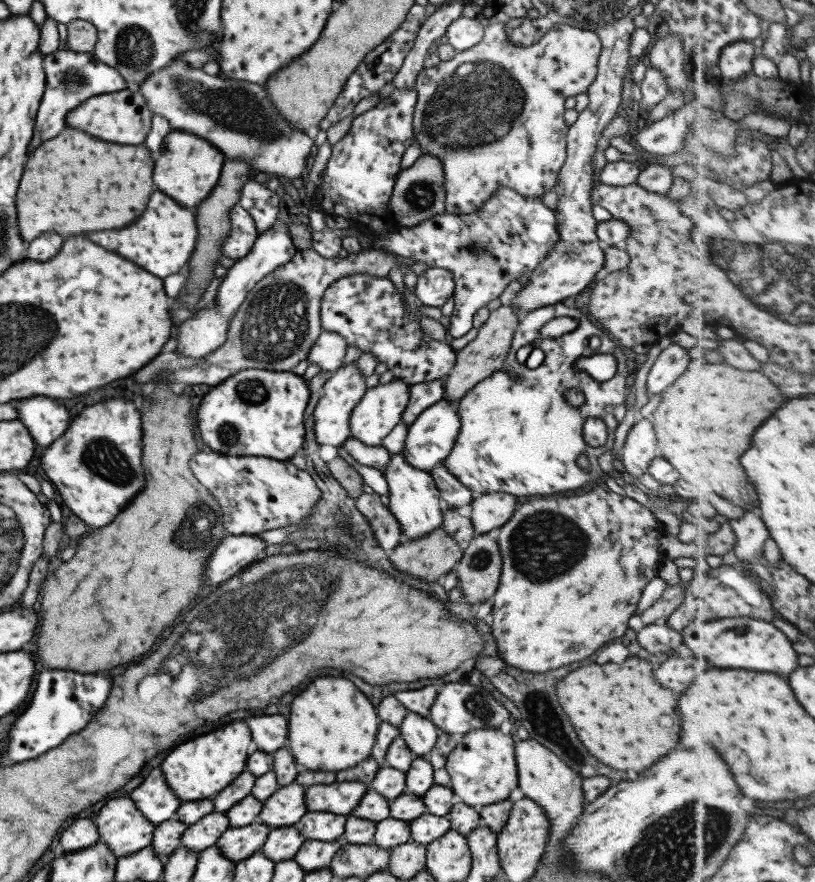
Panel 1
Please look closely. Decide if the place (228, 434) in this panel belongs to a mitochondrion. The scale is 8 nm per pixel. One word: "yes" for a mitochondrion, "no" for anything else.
yes

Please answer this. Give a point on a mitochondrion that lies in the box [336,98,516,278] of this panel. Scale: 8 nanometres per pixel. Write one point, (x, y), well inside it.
(420, 196)

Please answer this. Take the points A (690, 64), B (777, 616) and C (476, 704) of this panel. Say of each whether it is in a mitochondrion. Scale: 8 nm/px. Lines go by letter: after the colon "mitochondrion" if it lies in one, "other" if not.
A: other
B: other
C: mitochondrion

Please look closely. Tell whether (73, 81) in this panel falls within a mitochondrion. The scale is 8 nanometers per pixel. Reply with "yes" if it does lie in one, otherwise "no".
yes

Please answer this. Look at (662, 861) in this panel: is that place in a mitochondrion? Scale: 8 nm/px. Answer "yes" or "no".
yes

